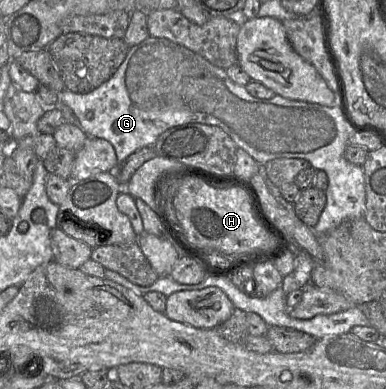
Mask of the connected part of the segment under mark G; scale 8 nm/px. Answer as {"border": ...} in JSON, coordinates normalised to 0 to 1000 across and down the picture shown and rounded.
{"border":[[[386,93],[365,111],[339,118],[298,188],[249,229],[220,242],[168,229],[153,242],[153,262],[179,272],[205,311],[210,332],[231,350],[262,355],[298,383],[306,422],[352,386],[399,375],[430,334],[484,316],[557,321],[578,332],[617,380],[635,386],[668,422],[687,424],[715,406],[780,406],[819,437],[837,437],[850,455],[842,488],[845,524],[821,576],[808,586],[829,609],[868,589],[894,566],[946,560],[948,491],[938,424],[894,406],[907,337],[876,270],[837,272],[728,244],[702,254],[671,254],[642,239],[635,221],[606,213],[585,180],[567,175],[516,139],[427,98]]]}

